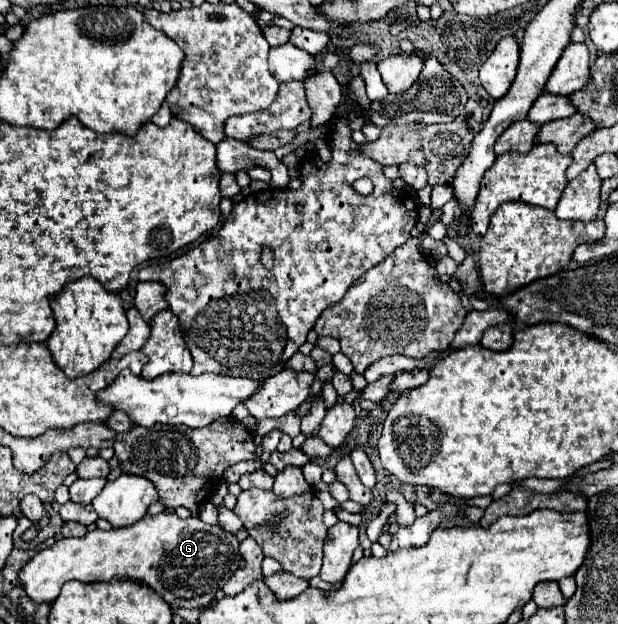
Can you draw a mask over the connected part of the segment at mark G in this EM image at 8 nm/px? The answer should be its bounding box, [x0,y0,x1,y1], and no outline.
[19,512,243,608]

